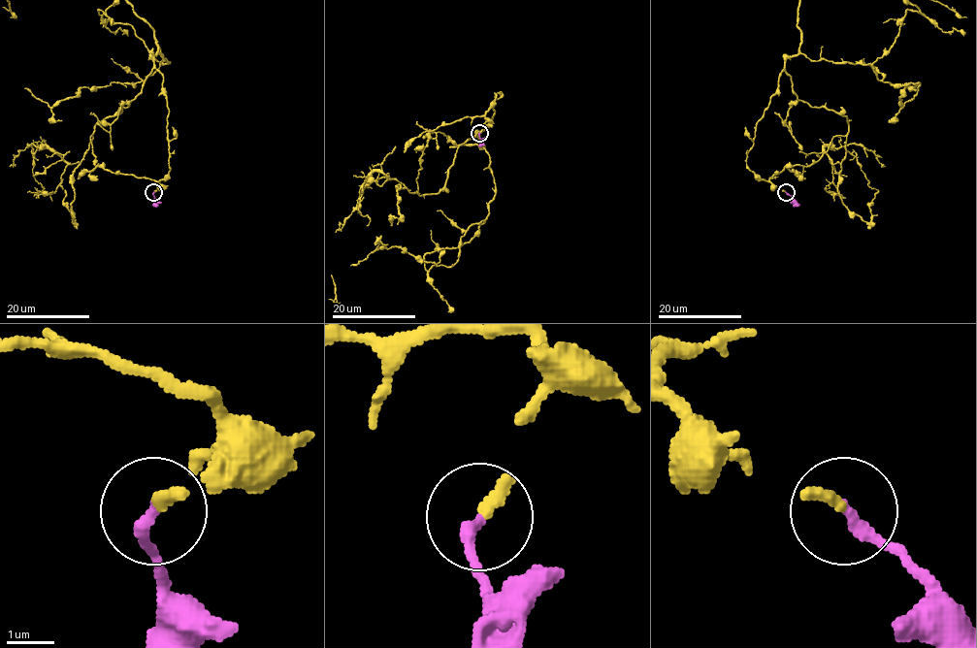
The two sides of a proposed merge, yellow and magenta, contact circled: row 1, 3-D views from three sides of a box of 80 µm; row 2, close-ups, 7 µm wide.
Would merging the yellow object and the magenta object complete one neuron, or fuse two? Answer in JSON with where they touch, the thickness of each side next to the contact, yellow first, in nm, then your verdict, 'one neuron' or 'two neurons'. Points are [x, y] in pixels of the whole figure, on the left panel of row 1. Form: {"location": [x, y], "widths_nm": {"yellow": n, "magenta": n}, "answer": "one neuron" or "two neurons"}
{"location": [153, 192], "widths_nm": {"yellow": 260, "magenta": 280}, "answer": "one neuron"}

